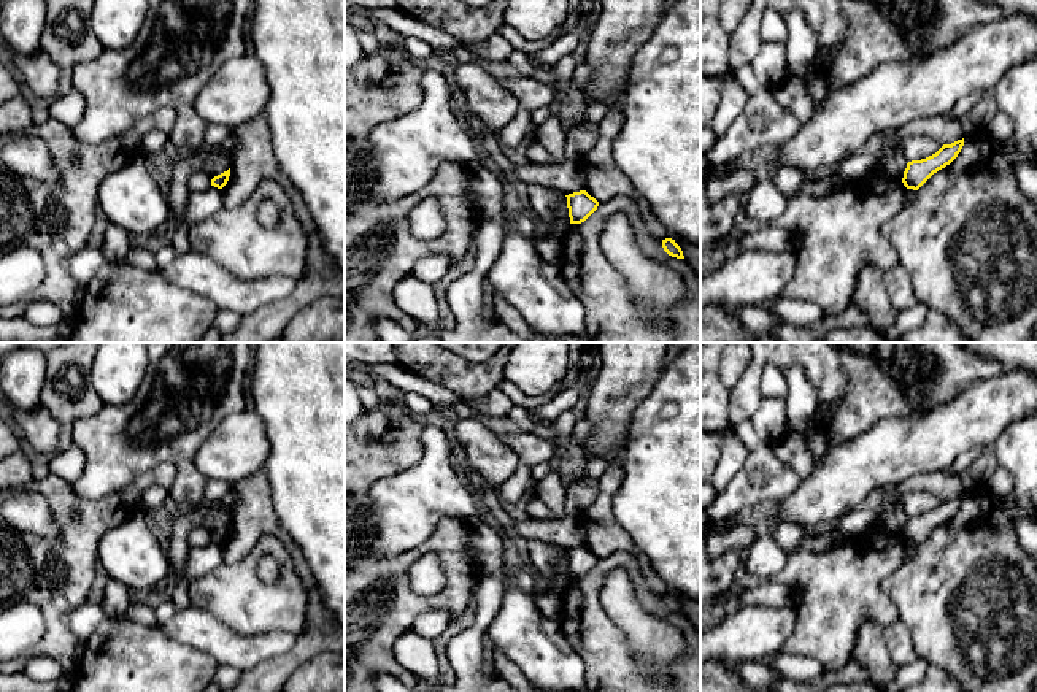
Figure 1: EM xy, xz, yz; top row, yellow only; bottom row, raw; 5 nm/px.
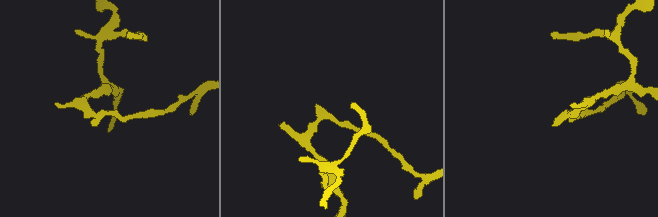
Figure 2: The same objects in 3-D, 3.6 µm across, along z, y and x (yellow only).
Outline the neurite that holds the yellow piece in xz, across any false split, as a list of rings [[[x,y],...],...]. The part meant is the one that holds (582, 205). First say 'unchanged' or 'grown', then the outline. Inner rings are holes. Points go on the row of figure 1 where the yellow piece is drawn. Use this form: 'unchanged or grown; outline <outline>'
unchanged; outline [[[586,190],[565,195],[570,224],[584,222],[599,206],[599,202]]]

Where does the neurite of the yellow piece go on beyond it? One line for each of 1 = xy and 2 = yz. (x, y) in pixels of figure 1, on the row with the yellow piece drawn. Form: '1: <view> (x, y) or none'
1: none
2: none

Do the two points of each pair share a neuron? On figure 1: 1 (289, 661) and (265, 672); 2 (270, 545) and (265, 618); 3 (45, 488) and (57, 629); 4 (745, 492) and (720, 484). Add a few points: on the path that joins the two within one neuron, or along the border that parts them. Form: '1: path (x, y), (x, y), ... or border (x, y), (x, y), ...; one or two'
1: path (283, 667), (272, 672); one
2: path (251, 561), (250, 599); one
3: path (70, 522), (70, 581), (59, 594); one
4: border (747, 454), (744, 467), (717, 497); two

